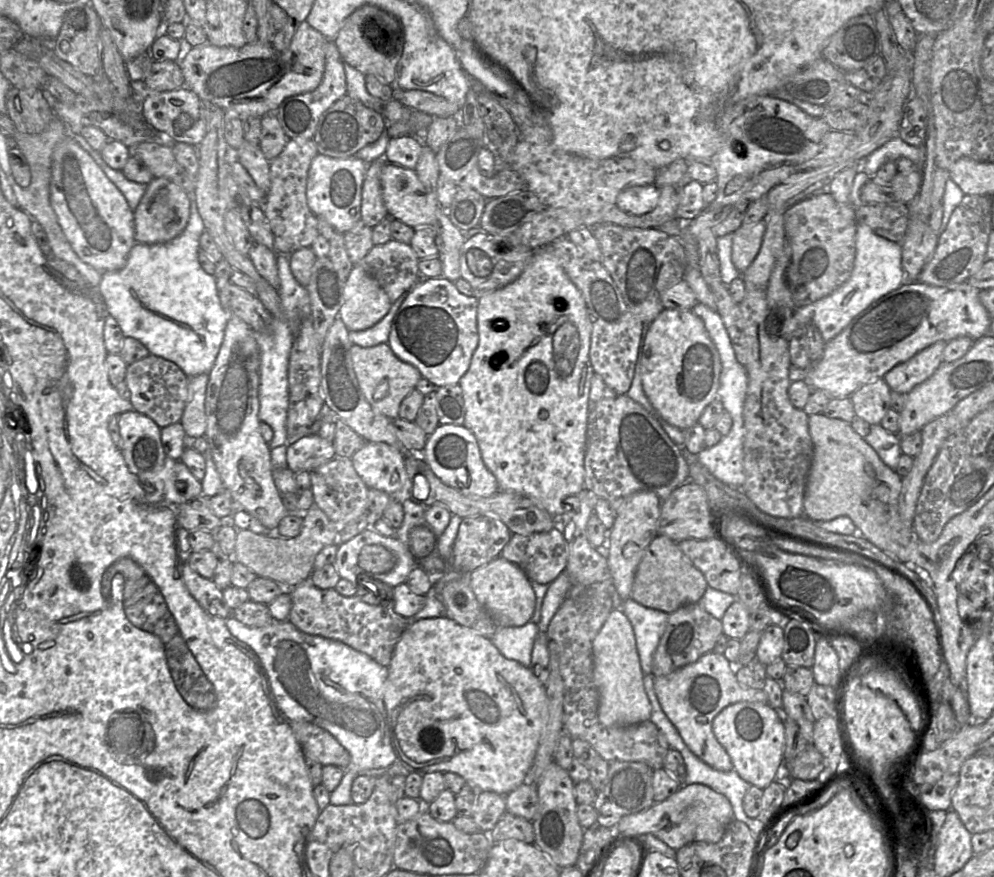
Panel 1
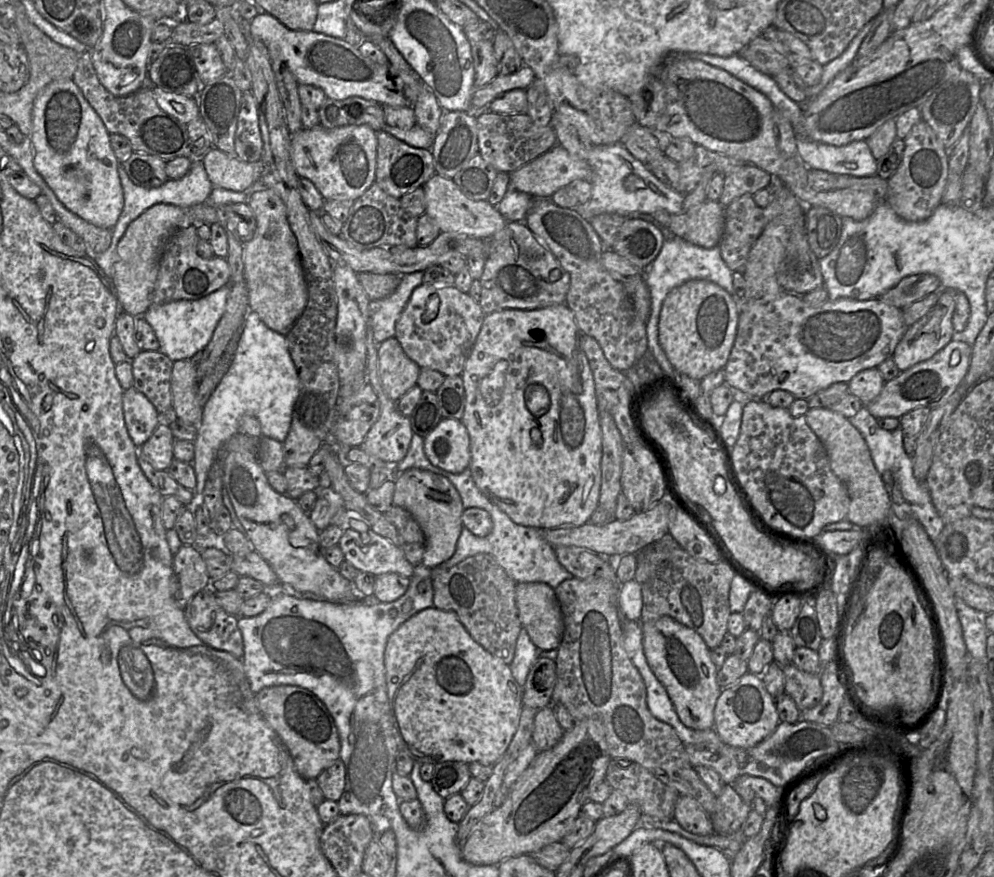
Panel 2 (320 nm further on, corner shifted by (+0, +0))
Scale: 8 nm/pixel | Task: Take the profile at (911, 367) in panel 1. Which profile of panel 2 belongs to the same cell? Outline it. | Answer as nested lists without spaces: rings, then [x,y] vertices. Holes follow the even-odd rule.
[[[943,290],[938,301],[927,314],[907,328],[892,355],[900,372],[932,358],[952,340],[954,335],[952,317],[955,306],[955,292]]]

